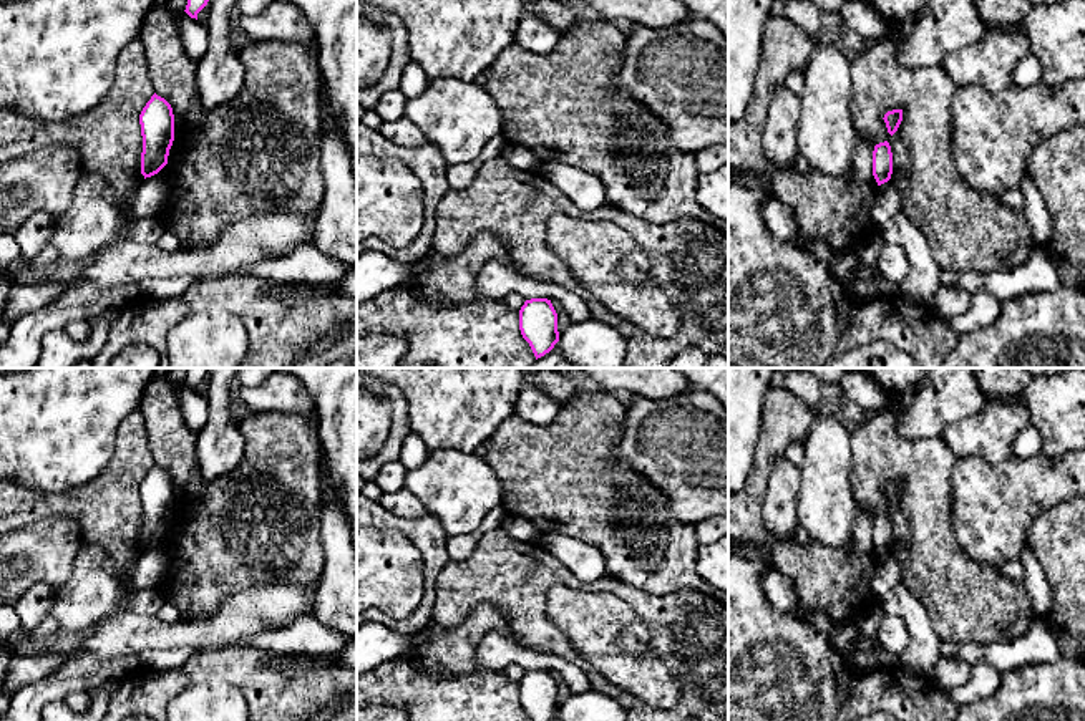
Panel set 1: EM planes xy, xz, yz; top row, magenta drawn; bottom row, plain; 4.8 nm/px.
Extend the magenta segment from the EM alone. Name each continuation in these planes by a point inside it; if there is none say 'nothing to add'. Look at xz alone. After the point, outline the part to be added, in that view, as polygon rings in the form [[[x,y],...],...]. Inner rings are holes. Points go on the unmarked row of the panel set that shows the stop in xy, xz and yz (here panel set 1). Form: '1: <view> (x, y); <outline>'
nothing to add

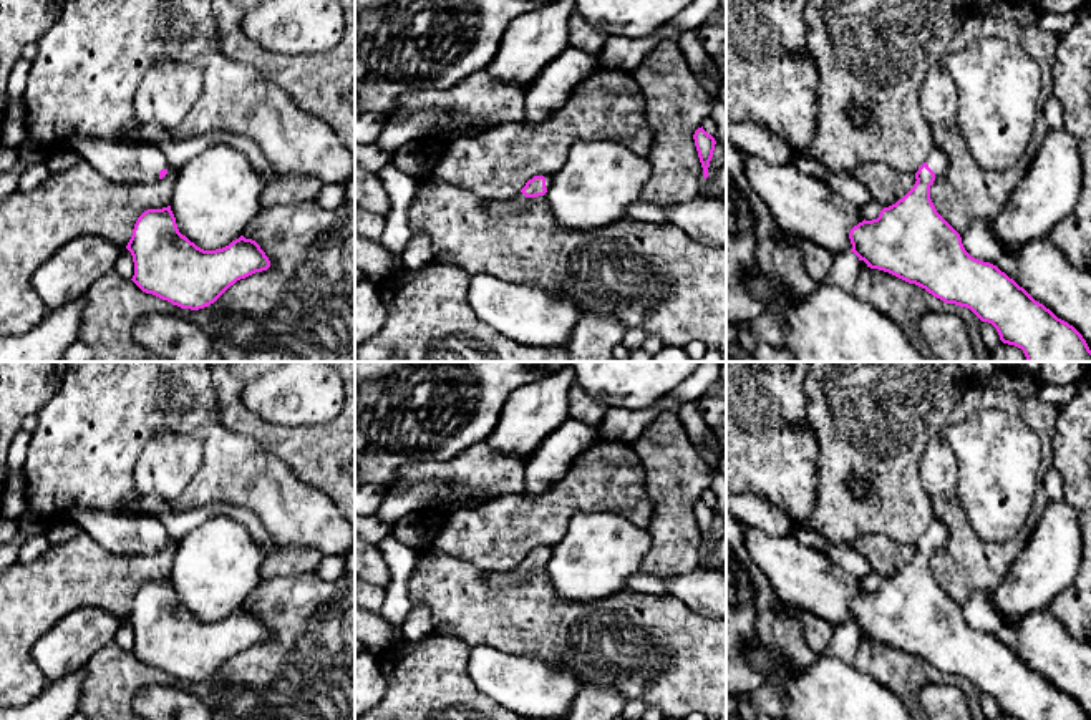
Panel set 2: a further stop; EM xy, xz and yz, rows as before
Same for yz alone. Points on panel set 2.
1: yz (937, 531); [[[933,519],[925,534],[935,544],[935,552],[943,549],[948,542],[948,528],[943,519]]]

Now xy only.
1: xy (141, 536); [[[75,506],[68,521],[116,554],[153,556],[159,552],[159,542],[169,539],[164,524],[149,514],[126,518],[104,509]]]

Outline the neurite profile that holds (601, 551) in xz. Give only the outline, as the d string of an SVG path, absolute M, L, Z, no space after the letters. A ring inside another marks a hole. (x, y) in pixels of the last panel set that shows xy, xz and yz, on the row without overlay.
M577 513L564 539L552 547L552 556L544 566L555 592L569 601L605 599L627 589L627 579L640 566L653 546L647 529L635 526L613 513Z

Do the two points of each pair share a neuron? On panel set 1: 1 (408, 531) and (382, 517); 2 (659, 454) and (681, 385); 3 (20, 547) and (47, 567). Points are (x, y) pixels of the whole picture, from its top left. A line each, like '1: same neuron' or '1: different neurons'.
1: same neuron
2: different neurons
3: same neuron

